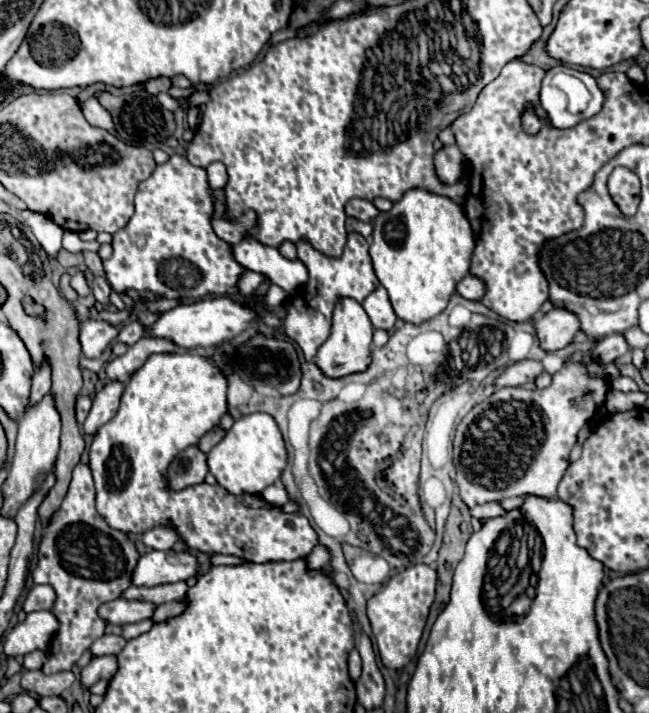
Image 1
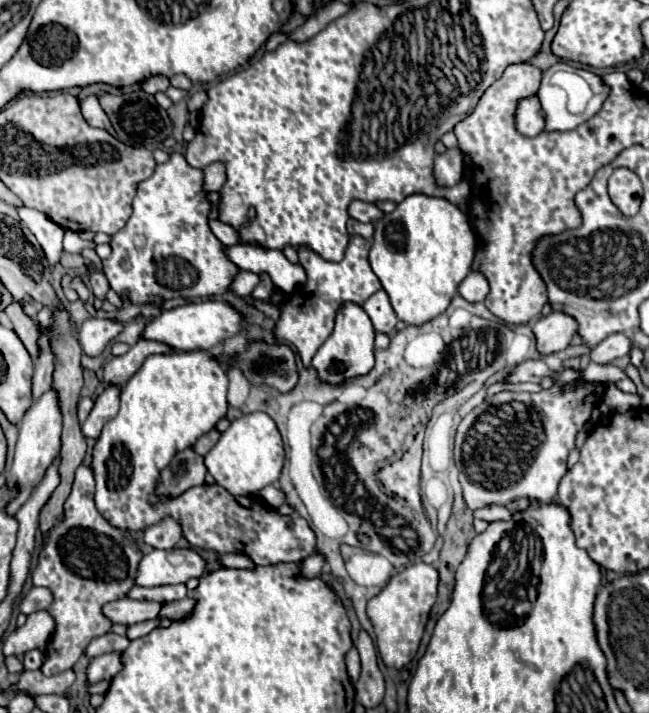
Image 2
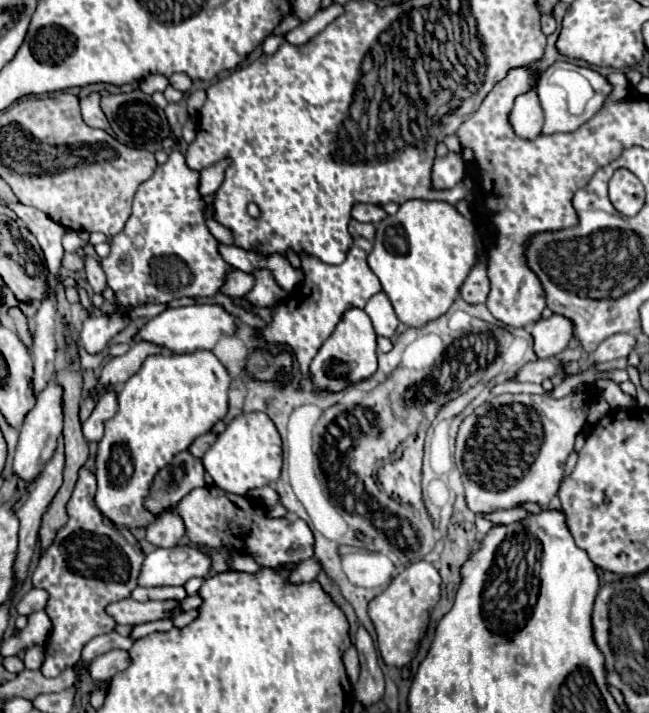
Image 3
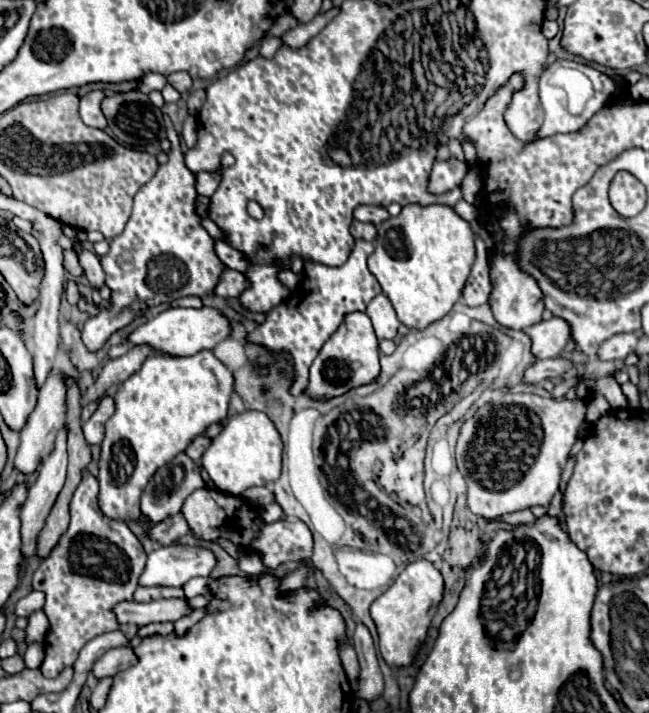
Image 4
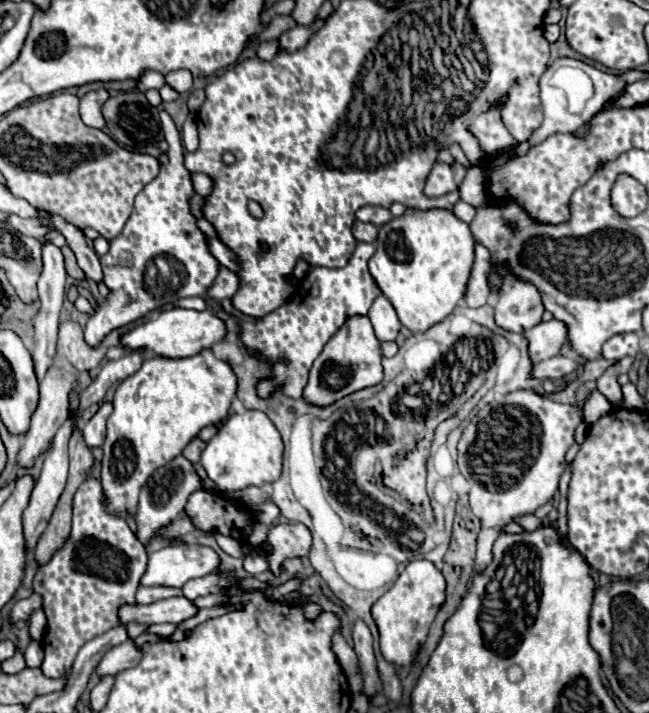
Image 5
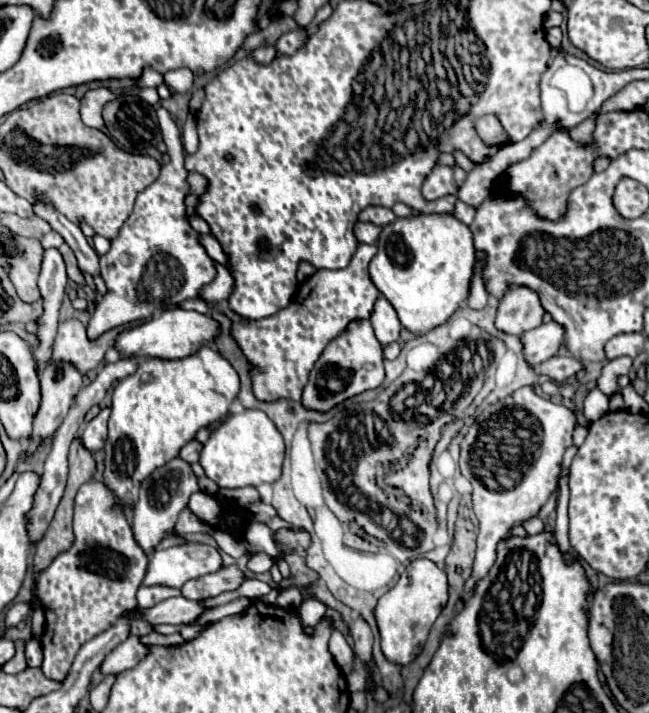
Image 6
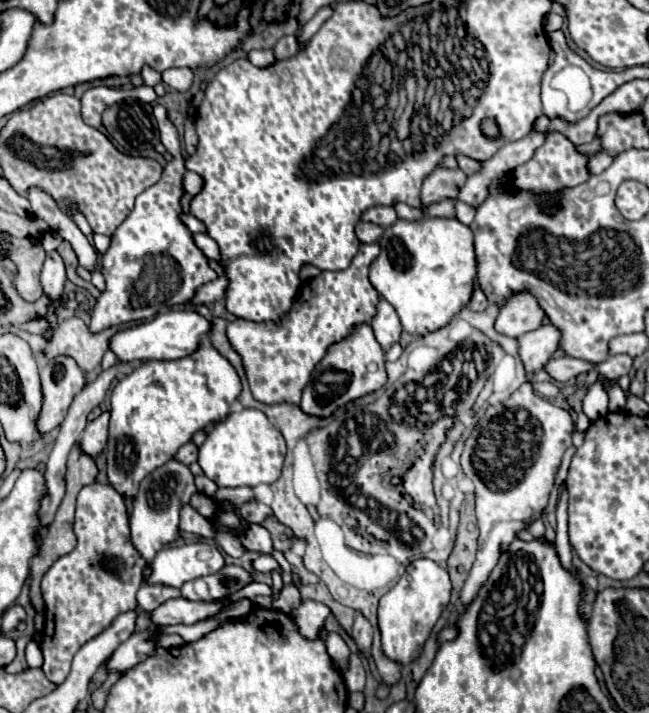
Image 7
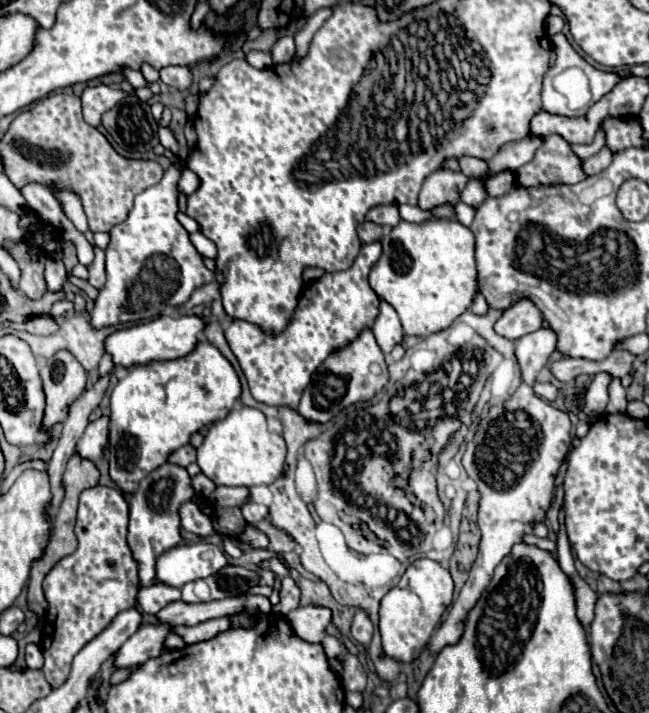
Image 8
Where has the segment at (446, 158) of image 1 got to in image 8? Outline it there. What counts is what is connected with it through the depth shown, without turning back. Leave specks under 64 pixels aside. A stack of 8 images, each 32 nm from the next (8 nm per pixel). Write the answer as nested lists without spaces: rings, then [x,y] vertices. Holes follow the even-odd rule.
[[[440,168],[424,180],[420,192],[420,208],[432,210],[436,206],[460,202],[460,192],[466,188],[468,178],[462,172],[452,172],[448,168]]]

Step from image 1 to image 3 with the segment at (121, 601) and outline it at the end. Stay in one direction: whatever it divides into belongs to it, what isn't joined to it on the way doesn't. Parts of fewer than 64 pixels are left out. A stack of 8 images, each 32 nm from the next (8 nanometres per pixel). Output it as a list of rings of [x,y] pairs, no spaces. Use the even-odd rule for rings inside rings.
[[[132,598],[110,604],[108,614],[118,624],[146,624],[152,620],[174,620],[182,614],[178,600],[160,600],[160,602],[136,602]]]

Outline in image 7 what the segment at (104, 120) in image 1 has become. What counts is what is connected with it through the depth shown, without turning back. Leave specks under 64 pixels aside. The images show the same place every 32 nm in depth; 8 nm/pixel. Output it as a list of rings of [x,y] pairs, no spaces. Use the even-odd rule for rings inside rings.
[[[96,86],[96,88],[88,88],[82,96],[82,118],[86,124],[94,126],[94,128],[100,128],[102,126],[102,112],[124,100],[128,96],[126,90],[122,88],[108,88],[108,86]]]

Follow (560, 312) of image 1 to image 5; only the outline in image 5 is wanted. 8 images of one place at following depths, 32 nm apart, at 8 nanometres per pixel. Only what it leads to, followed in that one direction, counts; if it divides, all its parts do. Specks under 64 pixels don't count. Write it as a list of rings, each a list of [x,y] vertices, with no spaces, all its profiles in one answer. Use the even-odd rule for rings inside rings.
[[[552,318],[550,322],[540,322],[538,326],[526,330],[524,338],[528,340],[528,356],[532,364],[538,364],[560,352],[566,342],[566,326]]]

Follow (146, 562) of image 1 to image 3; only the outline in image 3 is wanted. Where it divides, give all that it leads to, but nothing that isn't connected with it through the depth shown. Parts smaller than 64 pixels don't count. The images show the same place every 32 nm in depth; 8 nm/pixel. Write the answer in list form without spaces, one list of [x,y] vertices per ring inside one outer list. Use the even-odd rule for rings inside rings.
[[[196,546],[156,548],[144,560],[138,586],[184,586],[194,576],[206,578],[210,568],[210,554]]]

